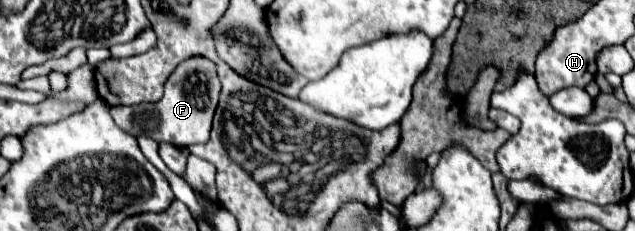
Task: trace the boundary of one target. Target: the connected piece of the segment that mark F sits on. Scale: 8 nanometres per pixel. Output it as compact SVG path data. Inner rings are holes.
M192 57L175 69L164 86L163 97L158 103L140 103L140 105L116 105L110 109L114 123L130 133L132 137L152 137L154 141L172 143L176 147L190 147L196 141L206 143L210 137L212 115L218 103L220 81L216 77L212 61L204 57ZM202 73L202 77L200 77ZM204 81L204 83L202 83Z

